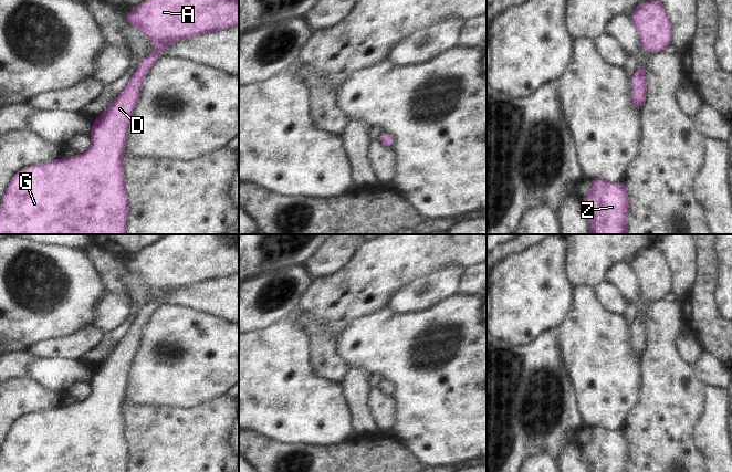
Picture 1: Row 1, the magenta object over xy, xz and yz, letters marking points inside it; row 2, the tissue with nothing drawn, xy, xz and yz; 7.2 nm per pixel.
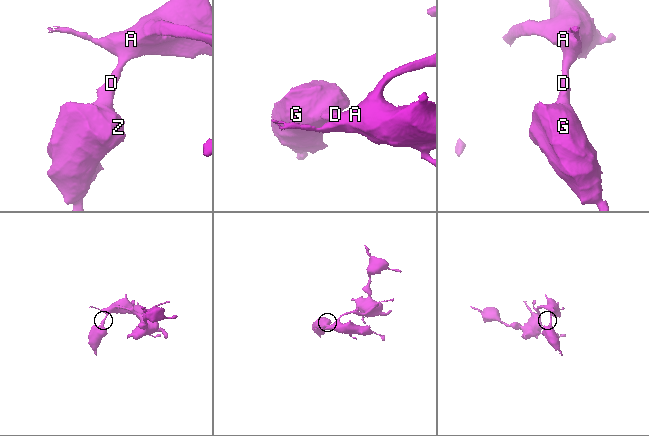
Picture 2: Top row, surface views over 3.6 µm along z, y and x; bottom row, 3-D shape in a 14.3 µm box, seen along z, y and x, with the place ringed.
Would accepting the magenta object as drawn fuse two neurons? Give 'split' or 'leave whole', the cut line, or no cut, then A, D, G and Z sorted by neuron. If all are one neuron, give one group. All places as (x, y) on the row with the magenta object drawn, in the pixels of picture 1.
leave whole | no cut | A D G Z

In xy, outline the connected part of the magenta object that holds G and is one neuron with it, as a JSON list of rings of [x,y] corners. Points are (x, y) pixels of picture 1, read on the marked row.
[[[146,0],[145,2],[139,3],[138,7],[130,12],[124,14],[126,23],[139,29],[155,44],[155,50],[140,61],[137,70],[128,80],[122,92],[116,96],[113,103],[97,118],[93,120],[92,130],[90,133],[92,145],[85,151],[80,155],[71,156],[67,159],[63,159],[61,157],[49,162],[25,167],[19,170],[12,177],[0,202],[0,234],[126,234],[129,219],[129,199],[125,189],[123,158],[125,156],[125,147],[127,144],[128,126],[132,122],[134,111],[140,97],[143,80],[146,77],[151,66],[163,56],[161,52],[176,41],[189,39],[209,32],[224,31],[232,27],[239,25],[239,0]]]

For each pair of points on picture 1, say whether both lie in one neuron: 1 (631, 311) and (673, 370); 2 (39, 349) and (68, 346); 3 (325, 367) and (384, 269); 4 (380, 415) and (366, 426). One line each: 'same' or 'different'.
1: different
2: same
3: same
4: different

